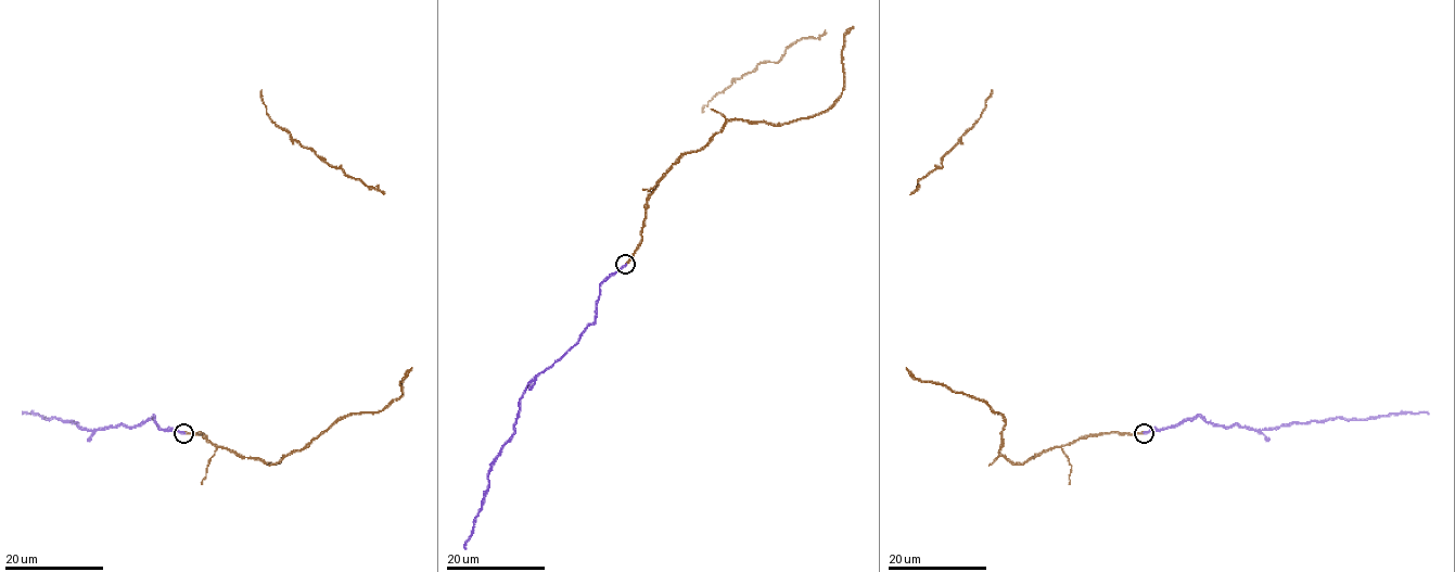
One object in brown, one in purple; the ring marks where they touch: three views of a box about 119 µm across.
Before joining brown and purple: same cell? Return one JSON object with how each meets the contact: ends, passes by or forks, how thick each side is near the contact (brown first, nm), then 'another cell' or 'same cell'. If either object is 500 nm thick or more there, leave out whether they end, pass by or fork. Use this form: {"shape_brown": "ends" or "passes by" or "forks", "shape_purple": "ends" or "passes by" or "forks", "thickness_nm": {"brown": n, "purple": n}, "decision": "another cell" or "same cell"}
{"shape_brown": "ends", "shape_purple": "ends", "thickness_nm": {"brown": 320, "purple": 320}, "decision": "same cell"}

